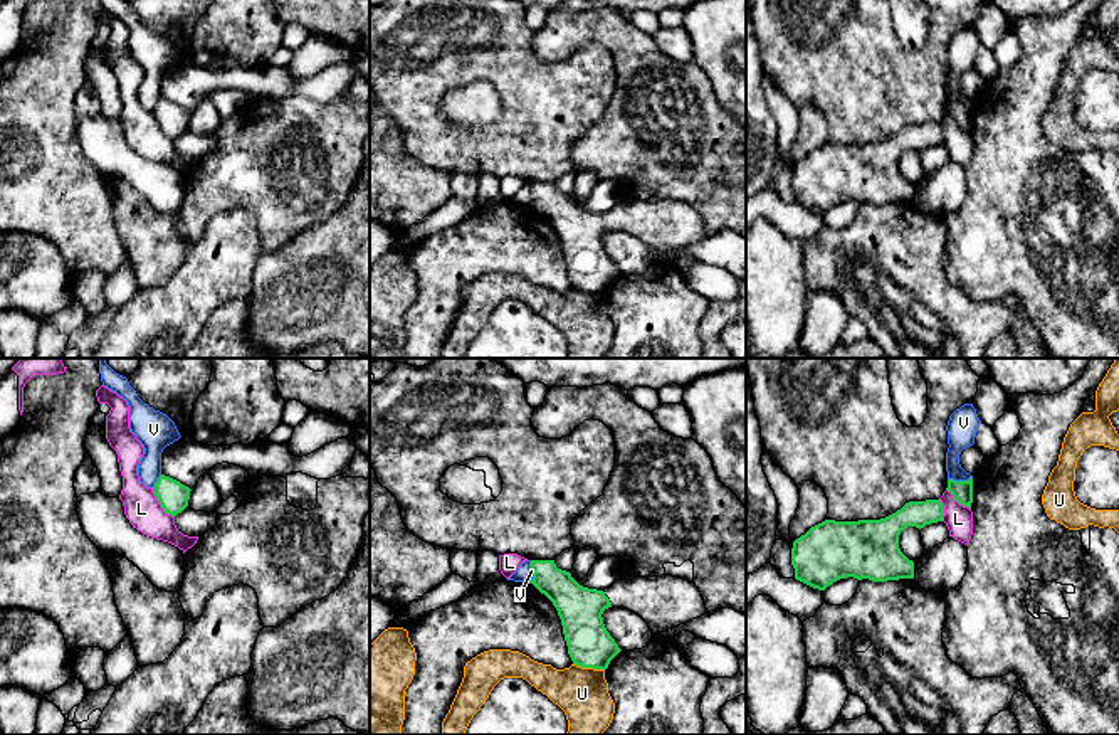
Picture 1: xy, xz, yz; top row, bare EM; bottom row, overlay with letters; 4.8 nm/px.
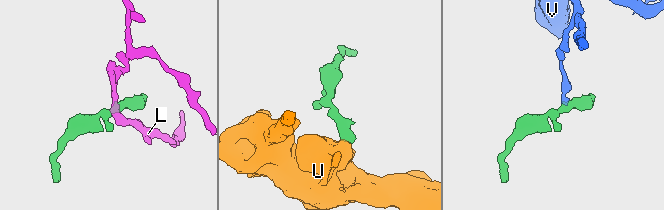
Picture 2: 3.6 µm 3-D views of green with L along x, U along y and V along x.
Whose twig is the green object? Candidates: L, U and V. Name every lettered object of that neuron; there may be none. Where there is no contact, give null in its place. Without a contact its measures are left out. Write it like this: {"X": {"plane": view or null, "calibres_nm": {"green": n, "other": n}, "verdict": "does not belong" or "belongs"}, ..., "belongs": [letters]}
{"L": {"plane": "xy", "calibres_nm": {"green": 150, "other": 170}, "verdict": "does not belong"}, "U": {"plane": "xz", "calibres_nm": {"green": 220, "other": 240}, "verdict": "does not belong"}, "V": {"plane": "yz", "calibres_nm": {"green": 100, "other": 140}, "verdict": "does not belong"}, "belongs": []}

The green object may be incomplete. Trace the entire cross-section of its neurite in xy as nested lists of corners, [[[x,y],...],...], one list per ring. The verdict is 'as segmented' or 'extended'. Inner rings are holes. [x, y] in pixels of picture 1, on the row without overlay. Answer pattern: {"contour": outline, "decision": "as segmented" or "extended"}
{"contour": [[[161,98],[153,109],[153,116],[165,136],[176,140],[188,130],[190,111],[180,104]]], "decision": "as segmented"}

